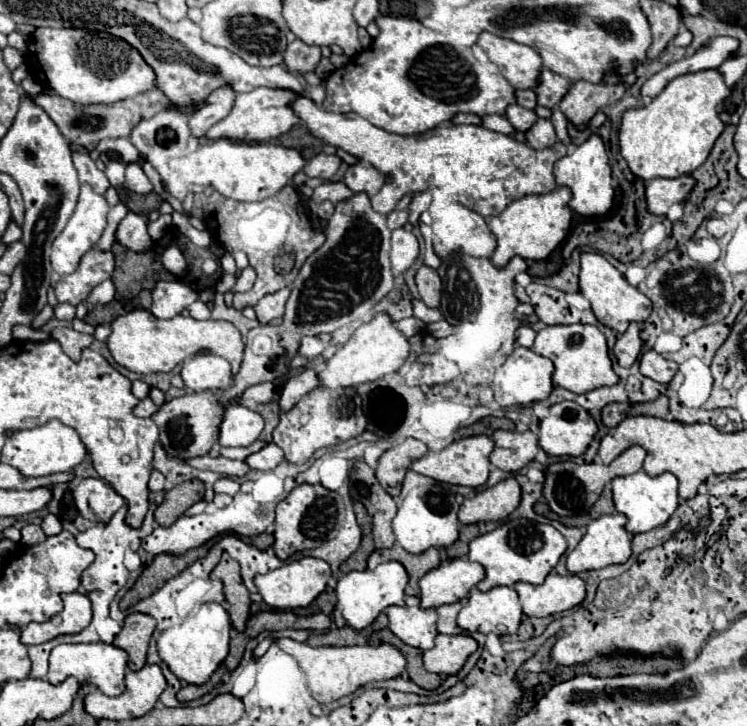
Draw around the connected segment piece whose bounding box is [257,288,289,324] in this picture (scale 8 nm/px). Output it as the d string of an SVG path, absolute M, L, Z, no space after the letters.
M283 288L267 298L263 298L261 306L257 306L259 314L265 318L265 320L259 320L261 324L269 324L269 320L273 320L275 316L281 316L285 312L285 302L287 302L287 296L289 296L289 288Z

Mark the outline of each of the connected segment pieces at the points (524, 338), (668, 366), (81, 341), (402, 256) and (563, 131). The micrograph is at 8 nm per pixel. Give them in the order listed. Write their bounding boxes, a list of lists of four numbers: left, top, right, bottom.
[[515,326,535,348],[639,350,677,384],[49,328,93,360],[391,228,419,274],[551,108,571,144]]

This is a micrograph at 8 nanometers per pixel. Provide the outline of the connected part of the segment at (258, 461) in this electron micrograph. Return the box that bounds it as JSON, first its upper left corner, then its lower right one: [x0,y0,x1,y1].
[245,442,285,470]

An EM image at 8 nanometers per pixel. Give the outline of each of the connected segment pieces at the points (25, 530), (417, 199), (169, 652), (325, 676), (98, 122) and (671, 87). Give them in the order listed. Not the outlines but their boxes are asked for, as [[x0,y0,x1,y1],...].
[[21,524,45,546],[409,192,431,226],[157,602,231,684],[275,638,405,702],[33,88,171,152],[619,70,729,180]]

